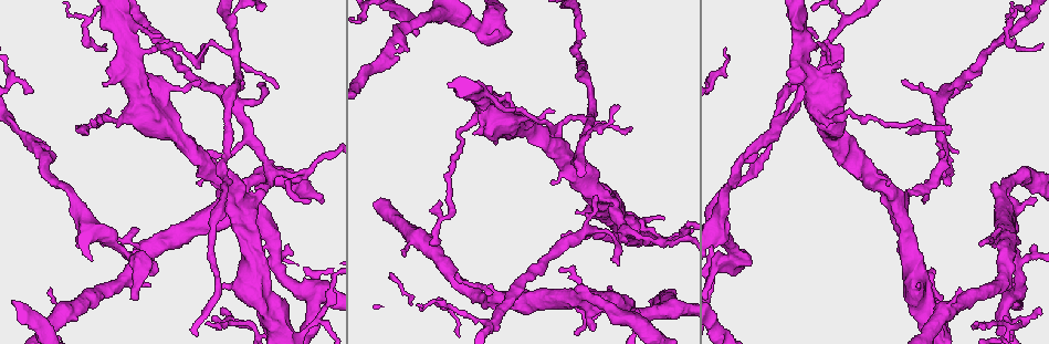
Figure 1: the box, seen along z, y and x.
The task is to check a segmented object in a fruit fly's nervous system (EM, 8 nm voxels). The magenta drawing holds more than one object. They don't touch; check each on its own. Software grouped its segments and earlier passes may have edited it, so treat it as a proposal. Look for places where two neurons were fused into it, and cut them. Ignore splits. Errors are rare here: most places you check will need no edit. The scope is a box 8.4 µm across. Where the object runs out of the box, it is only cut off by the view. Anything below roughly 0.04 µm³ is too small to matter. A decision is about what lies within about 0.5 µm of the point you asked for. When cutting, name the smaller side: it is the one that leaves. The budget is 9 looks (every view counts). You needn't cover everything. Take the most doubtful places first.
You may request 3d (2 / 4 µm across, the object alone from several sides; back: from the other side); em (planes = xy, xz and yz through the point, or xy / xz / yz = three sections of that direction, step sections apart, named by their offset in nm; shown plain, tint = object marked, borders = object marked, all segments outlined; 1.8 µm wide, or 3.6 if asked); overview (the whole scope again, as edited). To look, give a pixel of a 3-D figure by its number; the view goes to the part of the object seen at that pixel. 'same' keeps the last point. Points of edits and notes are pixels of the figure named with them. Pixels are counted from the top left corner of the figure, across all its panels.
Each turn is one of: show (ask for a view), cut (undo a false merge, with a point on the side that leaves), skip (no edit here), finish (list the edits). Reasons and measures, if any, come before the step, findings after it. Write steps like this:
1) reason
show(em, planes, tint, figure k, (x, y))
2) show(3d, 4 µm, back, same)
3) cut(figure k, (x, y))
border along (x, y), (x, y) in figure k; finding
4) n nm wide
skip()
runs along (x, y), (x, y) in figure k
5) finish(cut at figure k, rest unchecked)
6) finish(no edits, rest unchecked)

arms part here
show(em, planes, plain, figure 1, (586, 117))

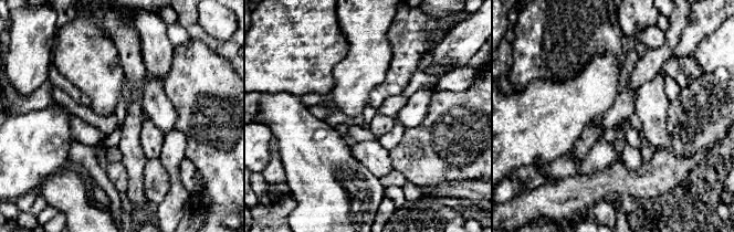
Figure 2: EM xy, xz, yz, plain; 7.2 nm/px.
show(em, planes, tint, same)

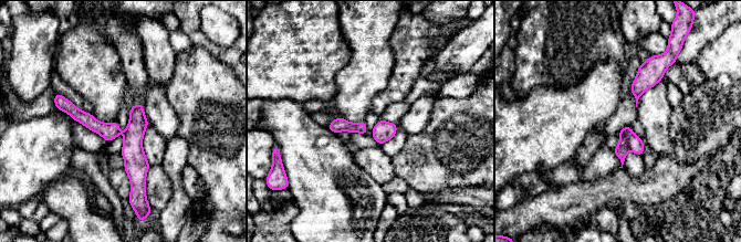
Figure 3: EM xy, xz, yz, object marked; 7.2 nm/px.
cut(figure 3, (622, 149))
border along (623, 128), (629, 149) in figure 3; two neurons meet here

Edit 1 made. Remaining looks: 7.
show(overview)

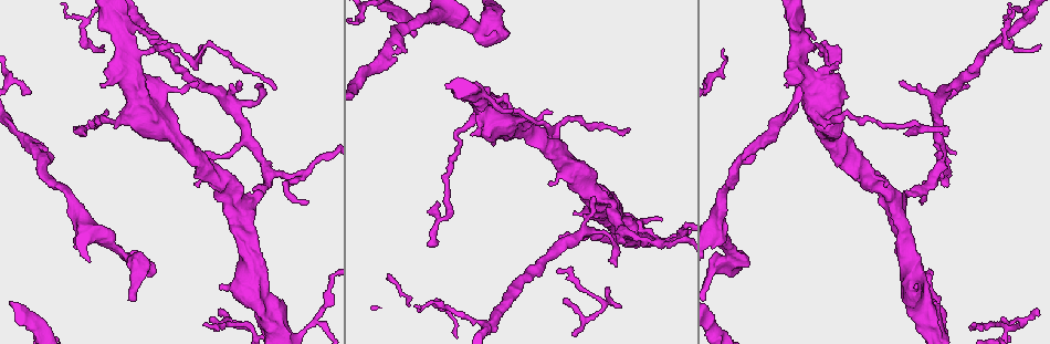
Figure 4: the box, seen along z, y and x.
thin arm on a thick one
show(3d, 4 µm, figure 4, (487, 114))

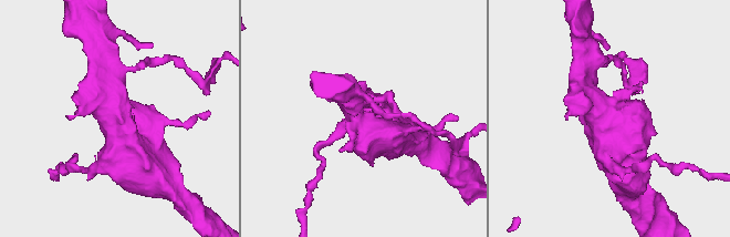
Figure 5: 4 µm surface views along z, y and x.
now the EM
show(em, 3.6 µm, planes, borders, figure 5, (606, 122))

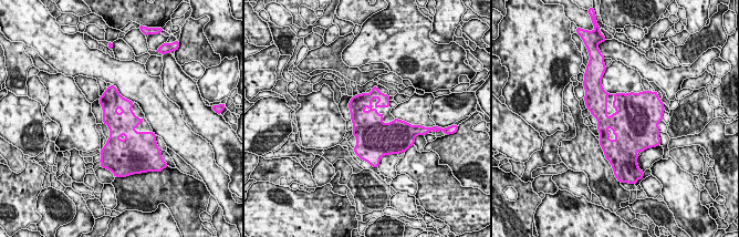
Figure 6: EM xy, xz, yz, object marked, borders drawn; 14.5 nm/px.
skip()
one neuron here

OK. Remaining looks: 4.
calibre changes
show(em, planes, tint, figure 4, (731, 250))

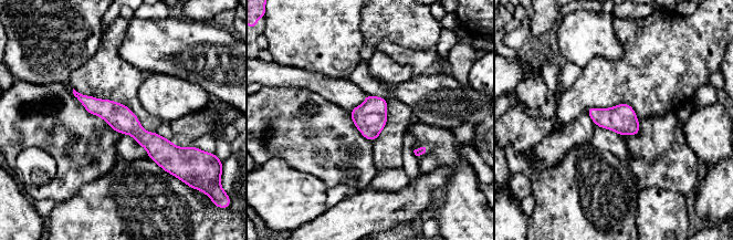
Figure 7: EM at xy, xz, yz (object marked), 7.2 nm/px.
skip()
runs along (80, 96), (179, 155) in figure 7; all the same neuron

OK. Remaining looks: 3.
finish(cut at figure 3, rest unchecked)

